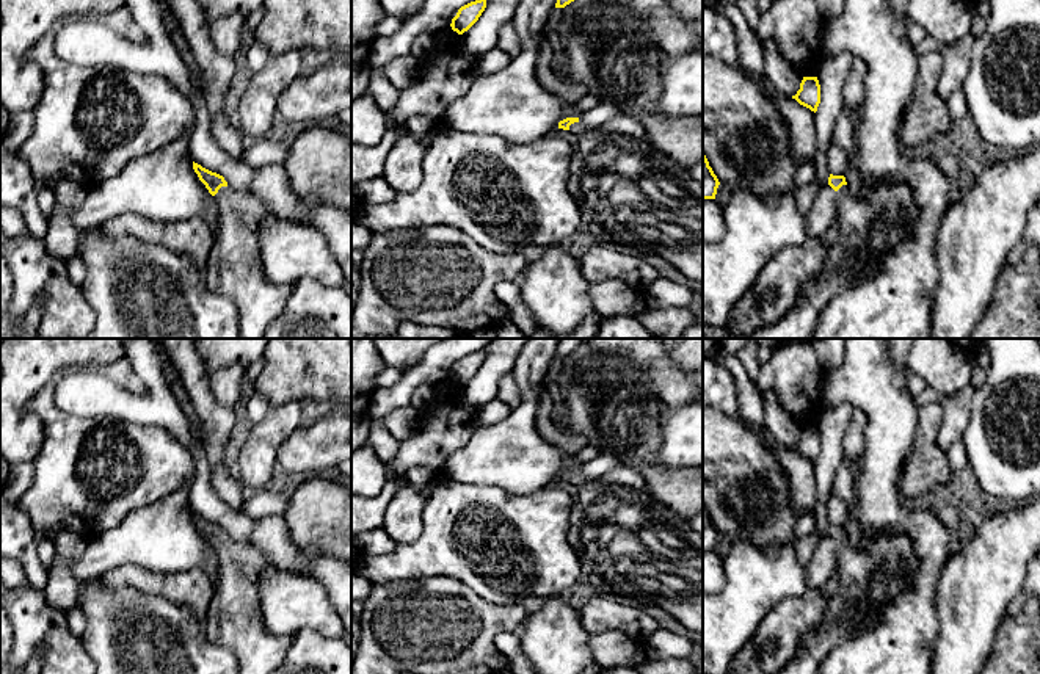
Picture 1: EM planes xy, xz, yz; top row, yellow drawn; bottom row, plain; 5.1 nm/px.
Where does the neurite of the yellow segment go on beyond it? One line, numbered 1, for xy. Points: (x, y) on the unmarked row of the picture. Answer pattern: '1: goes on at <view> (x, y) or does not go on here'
1: goes on at xy (234, 619)

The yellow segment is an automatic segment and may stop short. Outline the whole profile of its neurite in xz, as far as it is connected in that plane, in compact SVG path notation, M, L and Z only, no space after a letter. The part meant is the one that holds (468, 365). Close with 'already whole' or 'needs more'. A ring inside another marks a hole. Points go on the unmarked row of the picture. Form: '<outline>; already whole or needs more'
M486 348L461 357L456 367L452 370L450 375L452 381L456 382L458 386L463 386L478 371L485 359Z; already whole

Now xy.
M195 513L193 520L215 549L218 563L204 622L209 640L234 652L238 674L273 674L295 635L271 635L262 622L257 580L271 563L254 544L234 542L223 527Z; needs more

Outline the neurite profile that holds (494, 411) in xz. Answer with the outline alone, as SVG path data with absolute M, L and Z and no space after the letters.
M494 398L494 400L491 400L486 404L478 408L478 412L477 412L478 425L488 426L488 425L499 423L504 419L507 419L511 411L513 409L508 404Z

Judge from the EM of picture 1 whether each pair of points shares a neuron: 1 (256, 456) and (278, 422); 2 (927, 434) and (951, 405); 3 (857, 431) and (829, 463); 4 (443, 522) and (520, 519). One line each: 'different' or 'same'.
1: same
2: different
3: different
4: same

